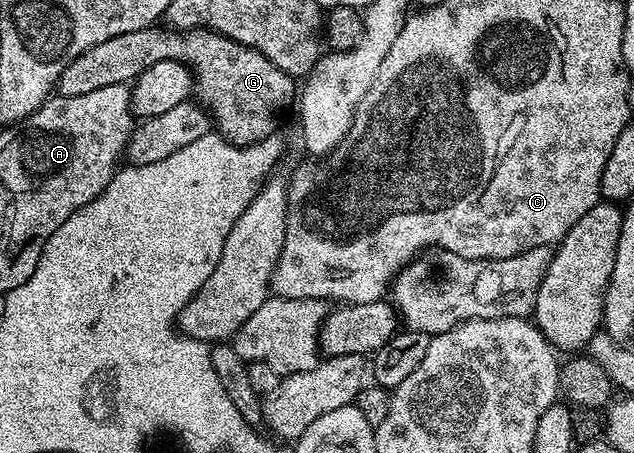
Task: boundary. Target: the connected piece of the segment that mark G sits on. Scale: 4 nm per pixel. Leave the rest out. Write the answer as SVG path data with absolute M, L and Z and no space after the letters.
M162 25L145 27L139 31L124 33L120 37L108 37L108 41L100 41L100 45L92 45L87 51L80 53L76 61L72 61L62 70L56 91L64 97L80 97L80 93L92 93L92 89L104 89L104 85L129 84L137 79L141 71L148 69L156 61L165 59L185 63L190 68L190 74L194 77L197 102L212 116L217 134L228 142L235 143L237 147L246 147L249 143L255 143L275 134L279 130L278 118L281 117L282 110L290 102L291 106L296 99L296 79L286 75L268 57L262 56L258 51L238 44L226 36L218 35L214 31L199 29L175 31Z

